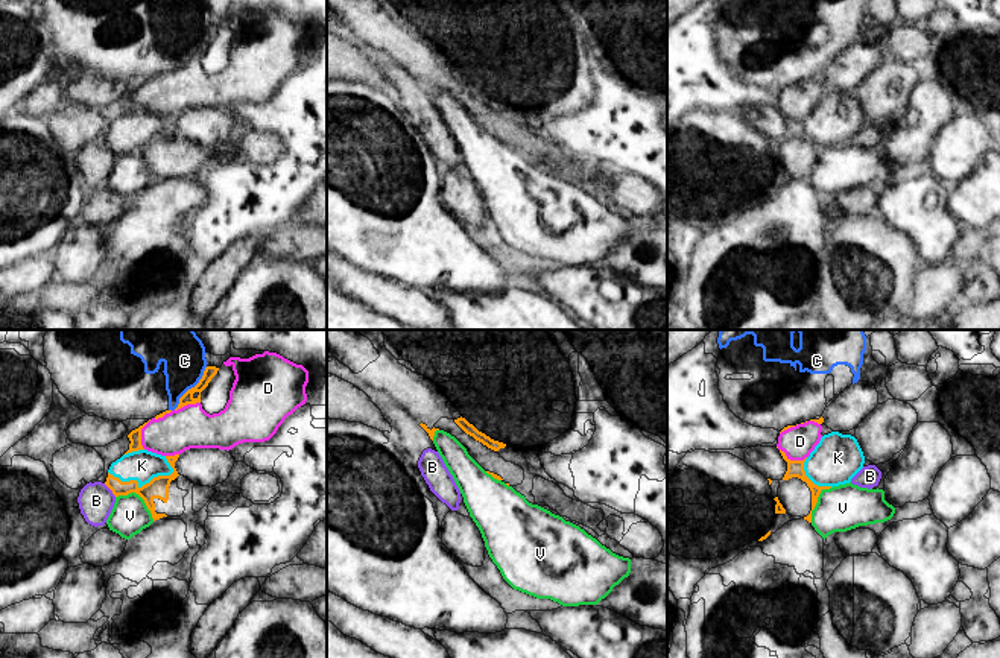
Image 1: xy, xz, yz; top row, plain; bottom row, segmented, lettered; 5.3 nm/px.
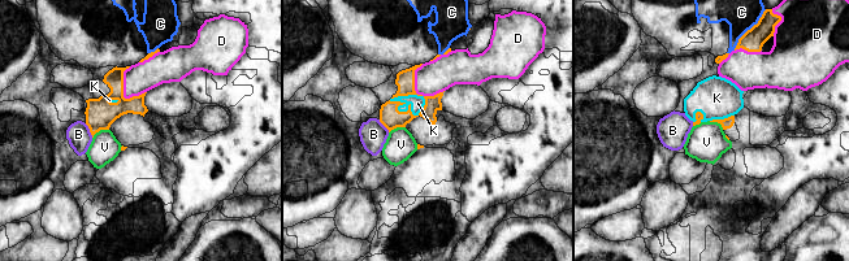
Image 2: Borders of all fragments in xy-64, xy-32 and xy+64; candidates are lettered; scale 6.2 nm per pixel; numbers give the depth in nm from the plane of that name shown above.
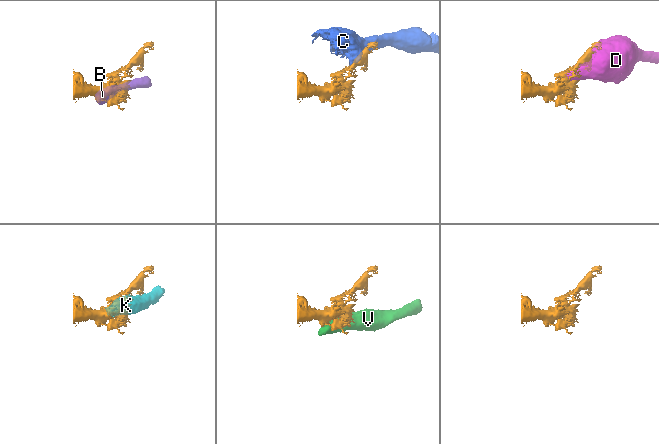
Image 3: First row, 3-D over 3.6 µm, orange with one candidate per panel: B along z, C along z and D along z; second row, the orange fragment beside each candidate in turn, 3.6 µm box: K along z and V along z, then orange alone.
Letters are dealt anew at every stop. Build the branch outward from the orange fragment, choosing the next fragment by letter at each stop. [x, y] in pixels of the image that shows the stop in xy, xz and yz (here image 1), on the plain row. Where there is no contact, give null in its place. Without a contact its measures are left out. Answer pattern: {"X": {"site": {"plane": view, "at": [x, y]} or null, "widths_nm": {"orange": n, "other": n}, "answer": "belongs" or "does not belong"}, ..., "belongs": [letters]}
{"B": {"site": {"plane": "xy", "at": [110, 148]}, "widths_nm": {"orange": 110, "other": 190}, "answer": "does not belong"}, "C": {"site": {"plane": "xy", "at": [192, 47]}, "widths_nm": {"orange": 60, "other": 220}, "answer": "does not belong"}, "D": {"site": {"plane": "yz", "at": [792, 120]}, "widths_nm": {"orange": 100, "other": 170}, "answer": "does not belong"}, "K": {"site": {"plane": "xy", "at": [142, 146]}, "widths_nm": {"orange": 110, "other": 170}, "answer": "belongs"}, "V": {"site": {"plane": "xy", "at": [140, 155]}, "widths_nm": {"orange": 110, "other": 200}, "answer": "does not belong"}, "belongs": ["K"]}

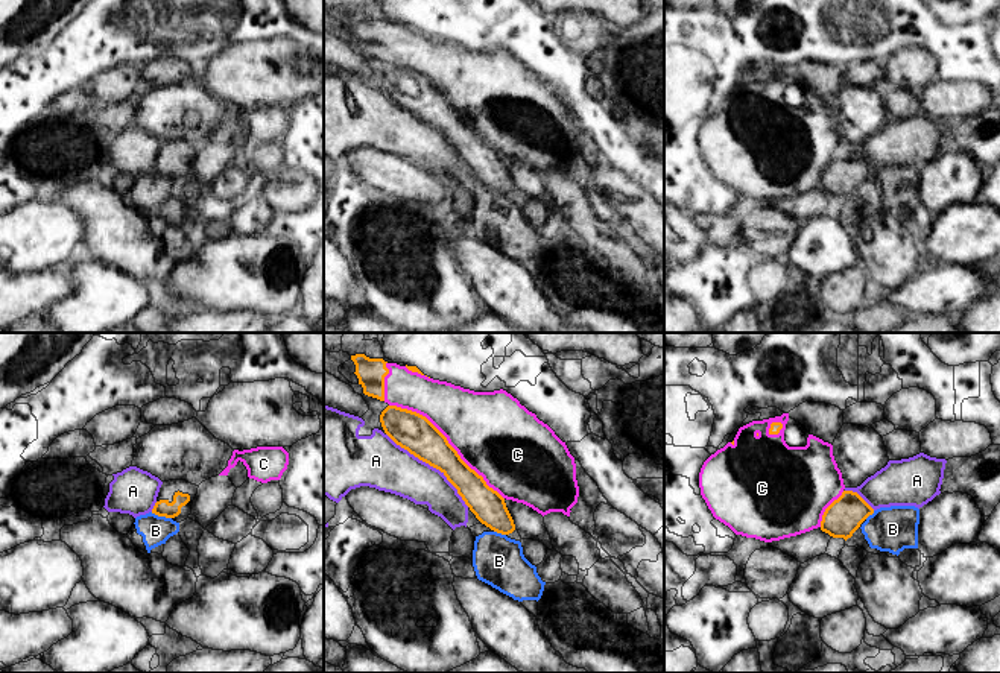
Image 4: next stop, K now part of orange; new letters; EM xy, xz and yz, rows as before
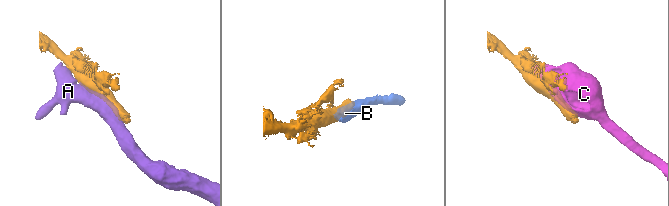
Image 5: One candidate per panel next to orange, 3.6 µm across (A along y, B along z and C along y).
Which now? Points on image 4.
{"A": {"site": {"plane": "xz", "at": [430, 125]}, "widths_nm": {"orange": 200, "other": 260}, "answer": "does not belong"}, "B": {"site": {"plane": "xy", "at": [161, 175]}, "widths_nm": {"orange": 90, "other": 160}, "answer": "does not belong"}, "C": {"site": {"plane": "xz", "at": [447, 102]}, "widths_nm": {"orange": 200, "other": 420}, "answer": "does not belong"}, "belongs": []}

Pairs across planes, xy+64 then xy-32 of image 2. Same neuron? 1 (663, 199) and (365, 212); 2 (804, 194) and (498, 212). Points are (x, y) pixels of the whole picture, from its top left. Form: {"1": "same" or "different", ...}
{"1": "same", "2": "same"}

